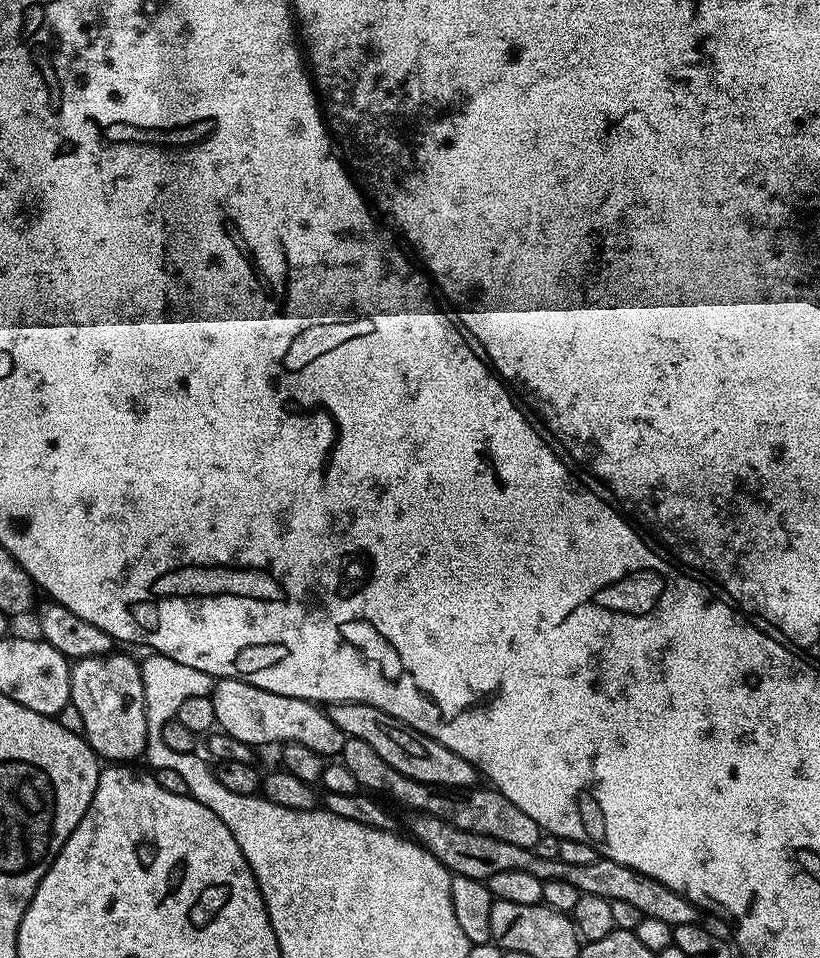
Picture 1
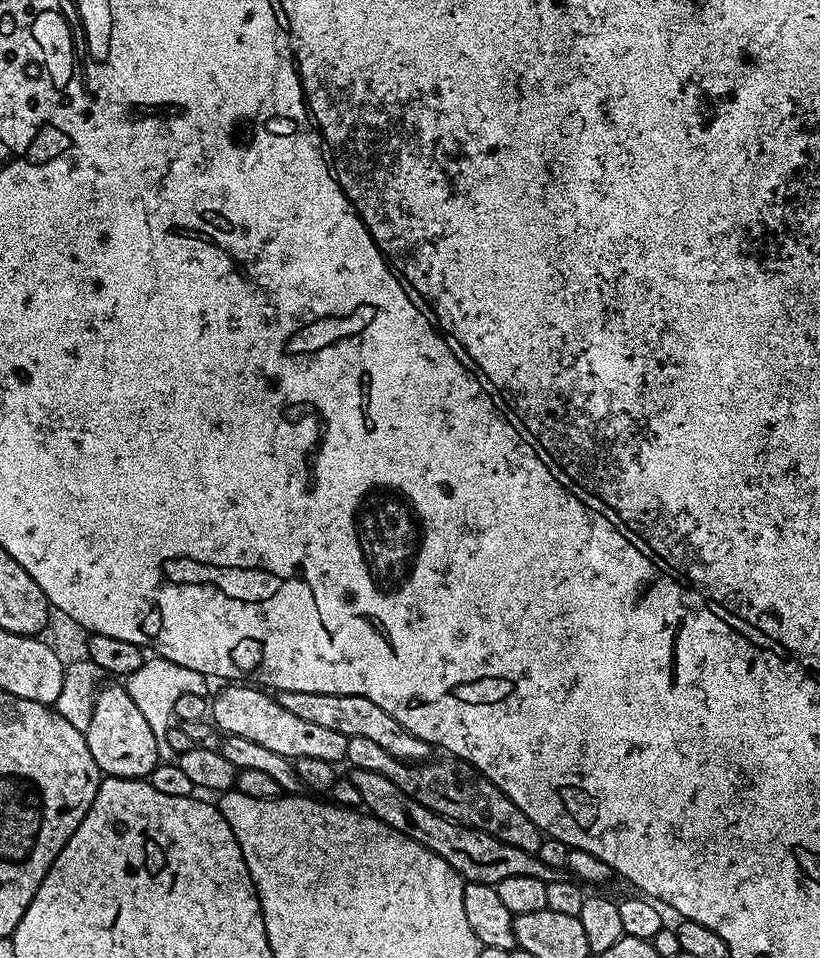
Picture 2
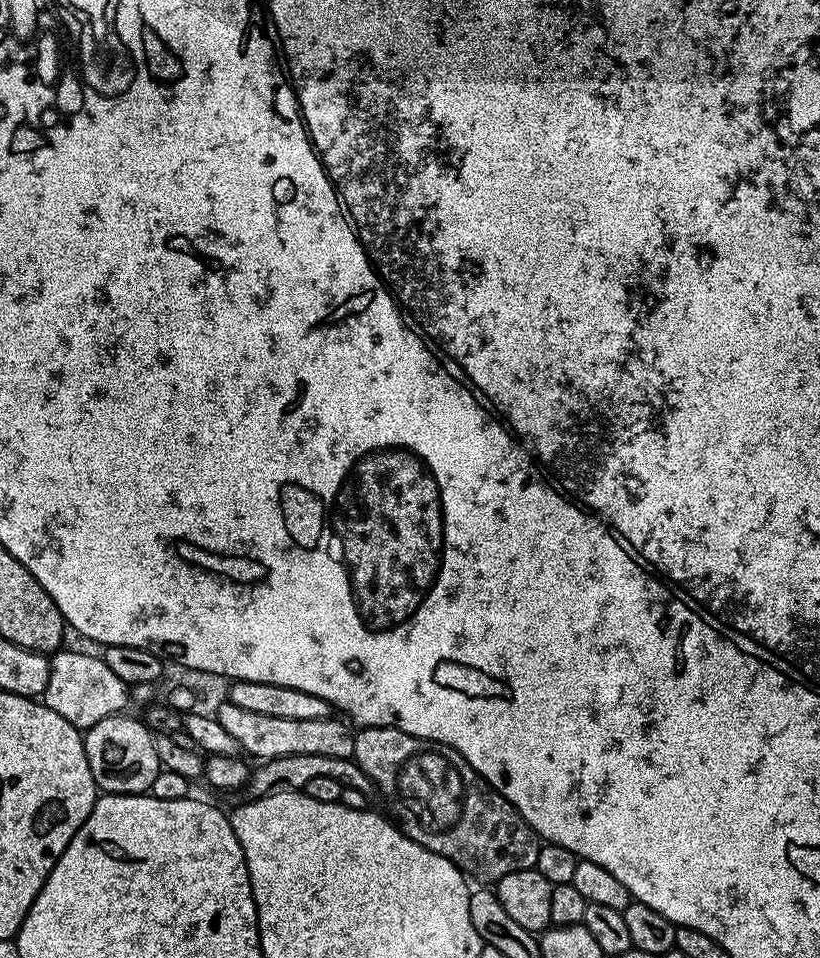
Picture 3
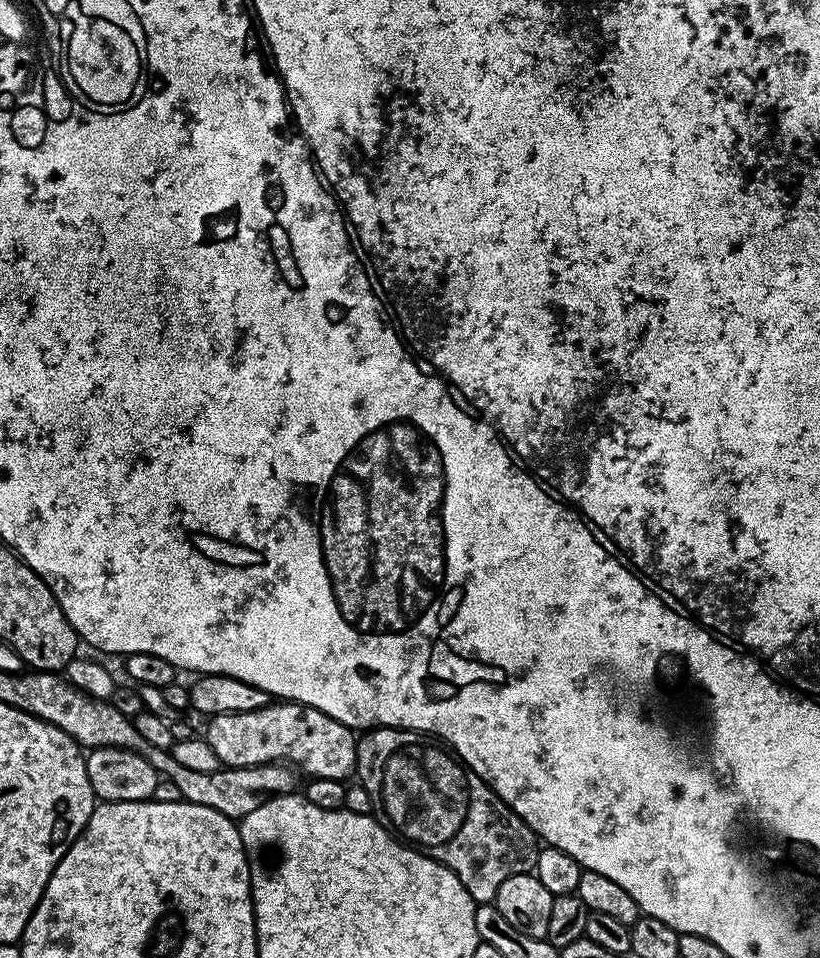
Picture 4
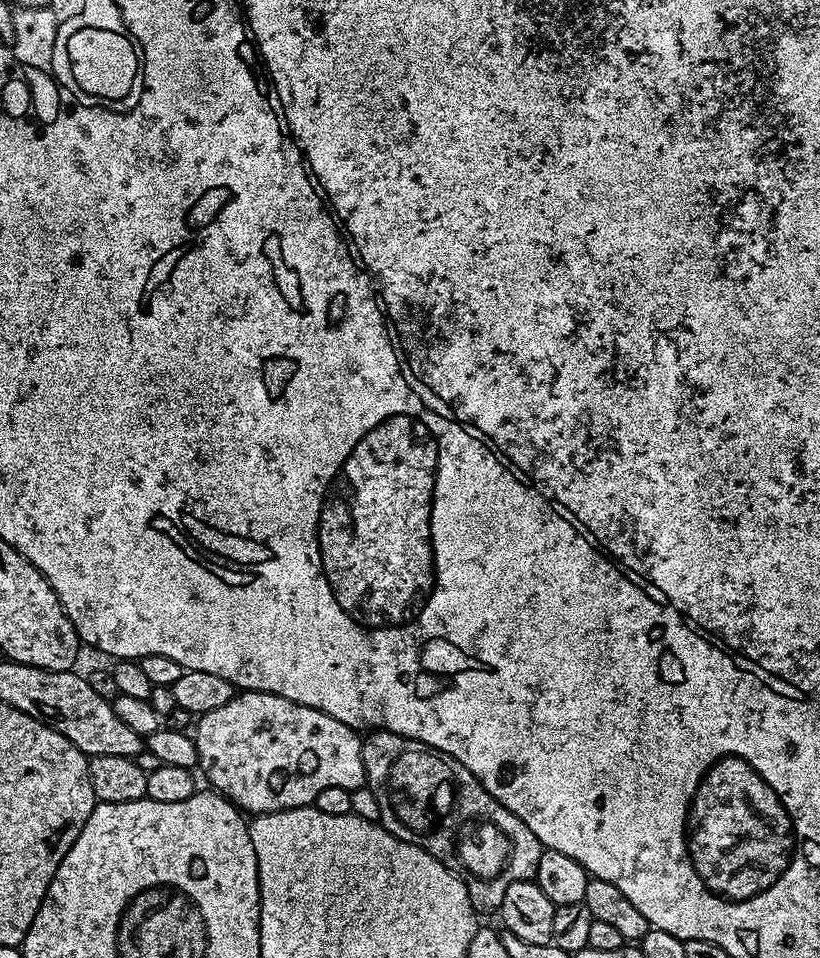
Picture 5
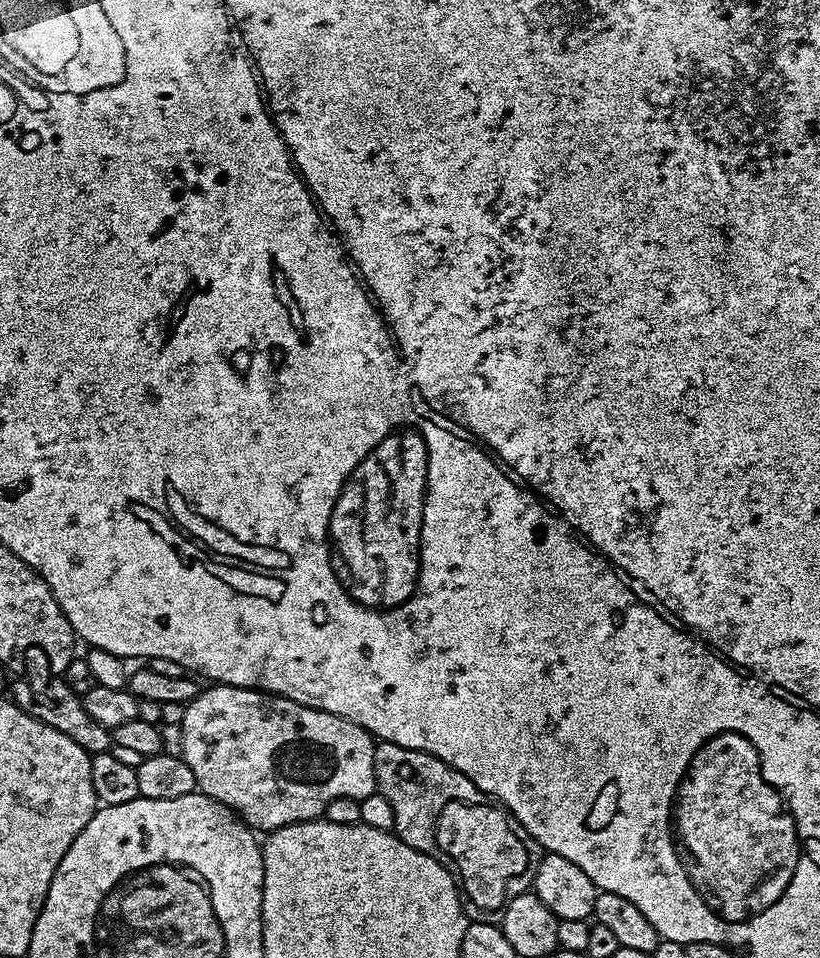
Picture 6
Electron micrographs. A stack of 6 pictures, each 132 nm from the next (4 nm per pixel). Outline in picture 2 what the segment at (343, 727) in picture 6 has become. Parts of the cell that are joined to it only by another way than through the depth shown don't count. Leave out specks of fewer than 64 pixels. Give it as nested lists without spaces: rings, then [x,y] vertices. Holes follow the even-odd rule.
[[[232,682],[221,688],[224,689],[216,697],[211,697],[210,720],[221,728],[224,736],[238,735],[287,758],[326,758],[333,762],[345,759],[348,737],[290,714],[263,687]]]

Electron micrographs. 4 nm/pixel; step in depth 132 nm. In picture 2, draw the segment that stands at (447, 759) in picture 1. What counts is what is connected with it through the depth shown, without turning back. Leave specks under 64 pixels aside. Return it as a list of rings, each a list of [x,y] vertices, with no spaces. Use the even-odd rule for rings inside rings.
[[[306,690],[277,691],[275,697],[283,709],[290,710],[290,714],[296,715],[297,718],[335,730],[348,738],[366,738],[382,746],[388,754],[394,754],[396,760],[424,762],[433,755],[433,745],[410,734],[410,730],[406,730],[406,726],[402,726],[398,718],[390,718],[390,714],[386,714],[382,706],[374,706],[370,698],[362,698],[358,694],[314,694]]]

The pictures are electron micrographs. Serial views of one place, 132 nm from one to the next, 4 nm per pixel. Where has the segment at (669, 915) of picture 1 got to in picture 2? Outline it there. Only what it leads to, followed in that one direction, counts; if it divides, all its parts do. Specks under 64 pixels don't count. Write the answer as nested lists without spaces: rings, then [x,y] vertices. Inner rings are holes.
[[[352,768],[350,778],[358,786],[358,794],[362,794],[363,807],[371,815],[398,830],[398,834],[406,834],[406,838],[414,838],[414,842],[426,846],[426,850],[445,860],[461,881],[495,886],[506,878],[542,878],[546,882],[557,879],[557,869],[546,866],[537,853],[518,850],[518,846],[510,846],[510,842],[502,842],[494,834],[460,824],[422,806],[422,802],[410,798],[393,780],[374,770]]]

